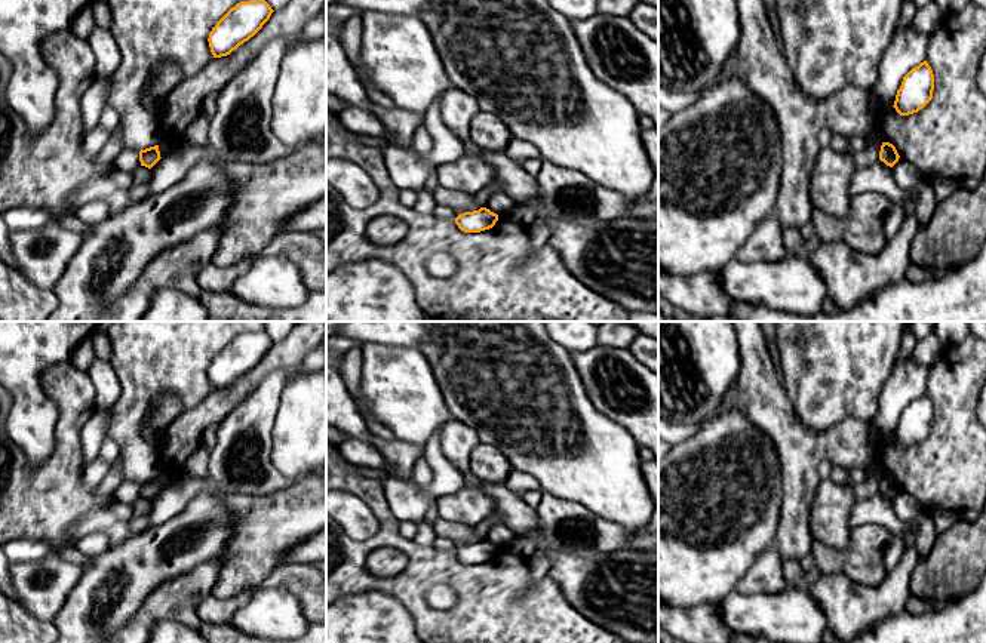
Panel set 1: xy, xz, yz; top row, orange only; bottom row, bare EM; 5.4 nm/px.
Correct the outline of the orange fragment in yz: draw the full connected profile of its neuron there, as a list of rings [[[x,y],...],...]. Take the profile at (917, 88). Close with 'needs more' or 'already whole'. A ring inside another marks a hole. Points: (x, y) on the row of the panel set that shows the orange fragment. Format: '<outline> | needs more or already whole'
[[[927,61],[912,68],[897,90],[894,108],[900,116],[922,110],[933,98],[934,74]]] | already whole

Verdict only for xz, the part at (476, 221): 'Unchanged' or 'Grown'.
Unchanged

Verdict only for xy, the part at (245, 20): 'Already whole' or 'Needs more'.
Already whole

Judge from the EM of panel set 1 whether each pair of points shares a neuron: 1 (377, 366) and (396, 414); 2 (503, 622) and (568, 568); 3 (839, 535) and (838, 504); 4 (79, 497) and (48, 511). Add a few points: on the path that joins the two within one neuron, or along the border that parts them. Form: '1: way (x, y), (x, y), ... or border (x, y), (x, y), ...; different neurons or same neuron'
1: way (389, 378), (396, 385), (396, 402); same neuron
2: border (546, 575), (556, 582), (564, 597), (576, 608); different neurons
3: way (838, 528), (838, 511); same neuron
4: way (71, 498), (61, 498), (55, 504); same neuron

